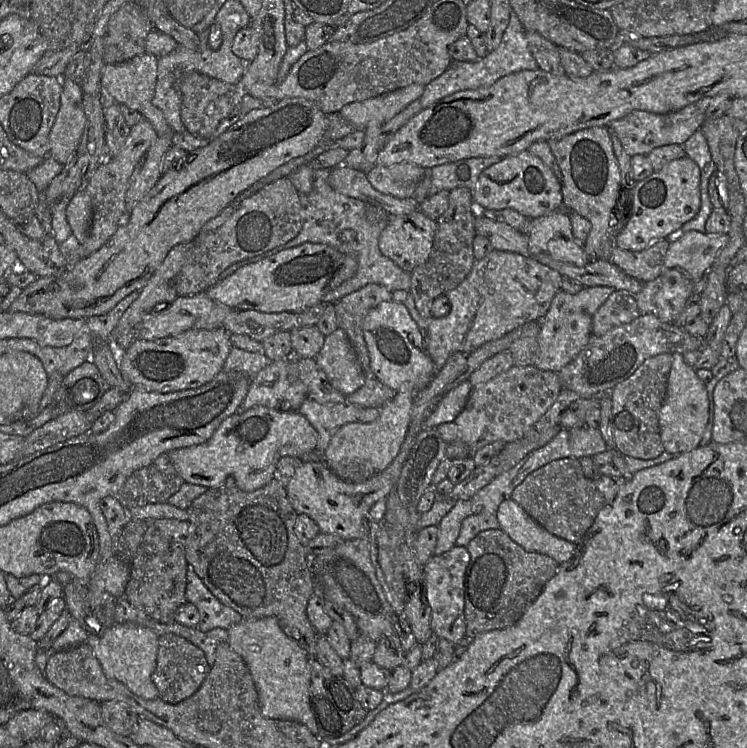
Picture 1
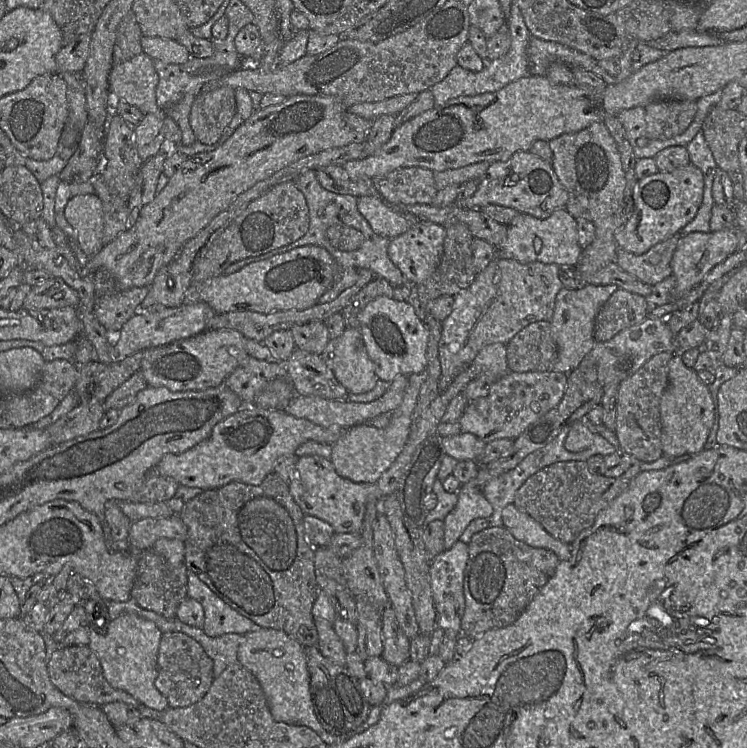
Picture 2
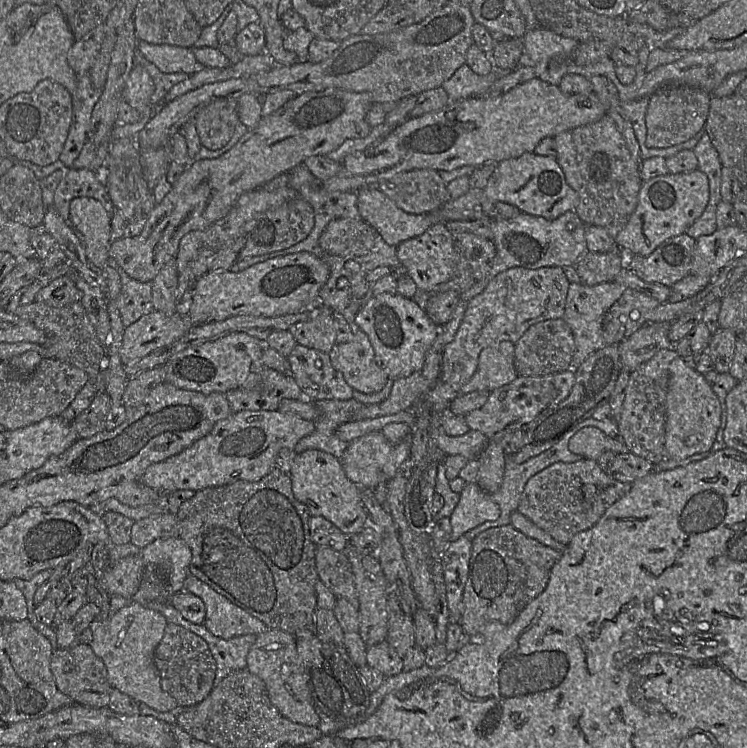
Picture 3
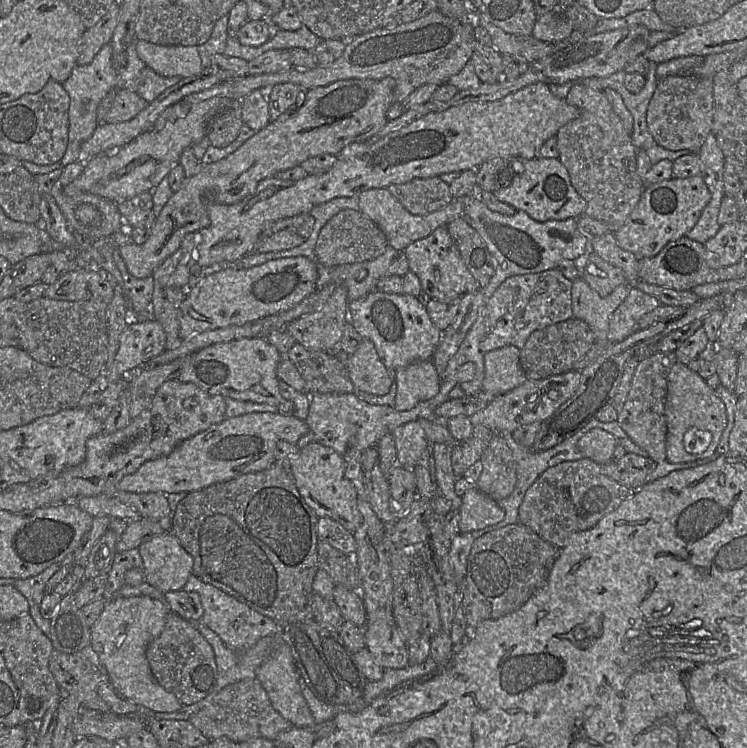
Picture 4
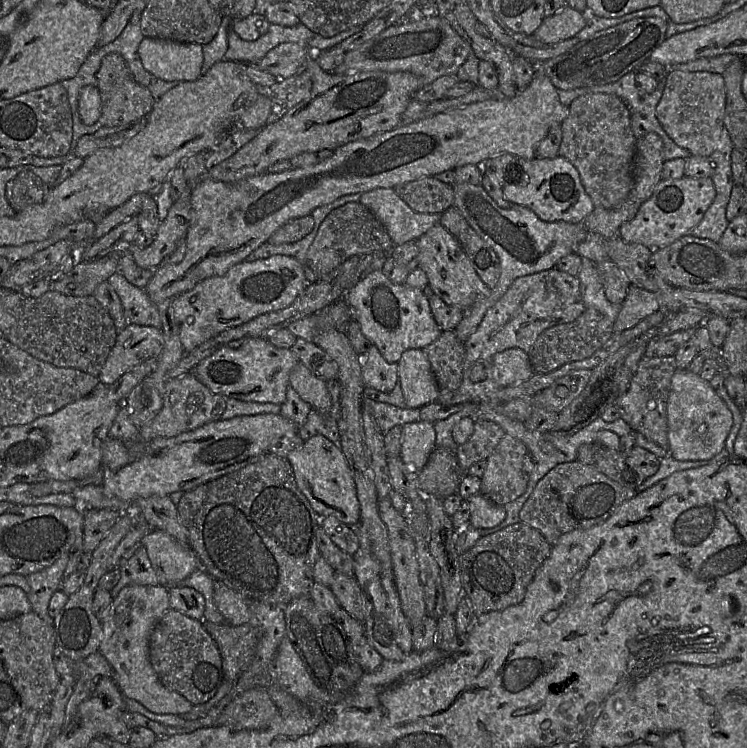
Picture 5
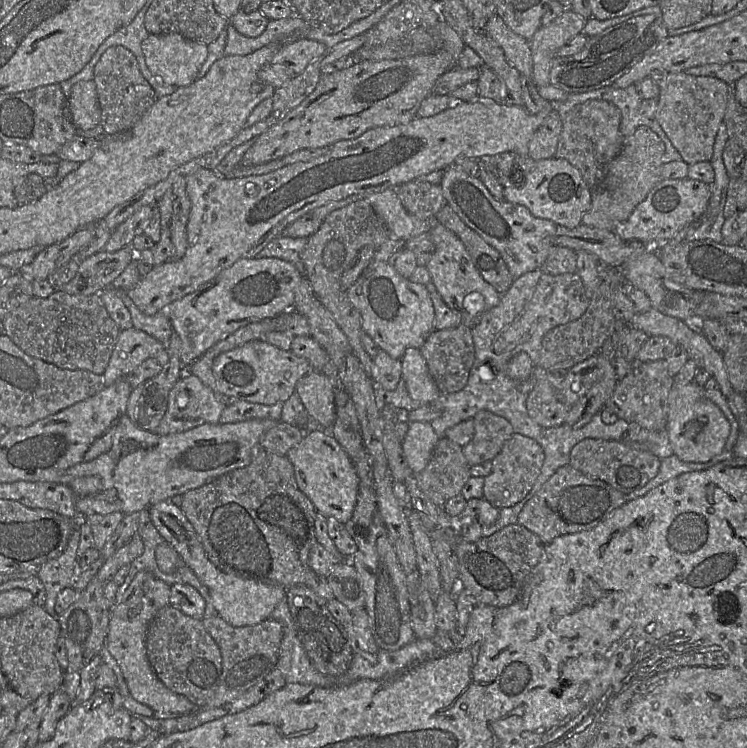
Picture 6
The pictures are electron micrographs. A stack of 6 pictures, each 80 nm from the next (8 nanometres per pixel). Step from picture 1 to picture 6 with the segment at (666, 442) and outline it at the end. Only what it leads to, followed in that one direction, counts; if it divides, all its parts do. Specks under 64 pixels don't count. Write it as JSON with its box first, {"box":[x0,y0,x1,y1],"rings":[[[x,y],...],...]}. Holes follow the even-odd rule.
{"box":[666,382,730,462],"rings":[[[674,382],[668,397],[668,419],[666,430],[670,444],[679,459],[686,462],[707,462],[725,449],[725,444],[730,434],[730,422],[721,409],[704,394],[704,387],[696,382],[678,384]]]}

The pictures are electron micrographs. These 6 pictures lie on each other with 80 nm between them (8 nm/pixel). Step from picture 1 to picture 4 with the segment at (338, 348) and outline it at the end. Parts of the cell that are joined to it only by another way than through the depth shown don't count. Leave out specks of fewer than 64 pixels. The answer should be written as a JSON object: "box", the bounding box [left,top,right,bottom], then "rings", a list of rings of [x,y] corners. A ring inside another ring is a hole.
{"box":[344,339,395,396],"rings":[[[363,339],[356,351],[344,362],[357,390],[382,396],[390,391],[395,381],[395,371],[383,364],[374,344],[368,339]]]}

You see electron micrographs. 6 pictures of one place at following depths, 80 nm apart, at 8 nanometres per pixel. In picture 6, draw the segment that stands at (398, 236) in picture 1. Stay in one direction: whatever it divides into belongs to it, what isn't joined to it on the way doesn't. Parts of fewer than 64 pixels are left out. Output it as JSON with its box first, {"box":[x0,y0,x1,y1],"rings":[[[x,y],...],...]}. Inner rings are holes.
{"box":[426,219,501,328],"rings":[[[434,219],[429,233],[435,245],[435,251],[426,265],[431,275],[431,282],[444,302],[459,313],[461,322],[472,328],[479,323],[485,313],[498,305],[501,294],[483,279],[474,266],[465,245],[455,233]]]}

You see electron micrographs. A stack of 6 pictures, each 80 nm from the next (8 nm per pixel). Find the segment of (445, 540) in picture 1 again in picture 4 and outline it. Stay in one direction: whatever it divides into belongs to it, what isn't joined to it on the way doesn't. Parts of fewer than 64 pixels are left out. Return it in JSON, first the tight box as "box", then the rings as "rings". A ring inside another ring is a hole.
{"box":[459,487,505,533],"rings":[[[478,487],[468,490],[459,508],[460,533],[472,533],[501,522],[505,511]]]}

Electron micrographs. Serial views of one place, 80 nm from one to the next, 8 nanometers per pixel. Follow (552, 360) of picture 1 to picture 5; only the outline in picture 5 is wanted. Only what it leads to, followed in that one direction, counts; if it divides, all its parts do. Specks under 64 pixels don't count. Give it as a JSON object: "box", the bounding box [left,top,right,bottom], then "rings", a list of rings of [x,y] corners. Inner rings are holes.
{"box":[577,258,621,322],"rings":[[[582,258],[577,277],[585,307],[597,310],[611,322],[615,322],[621,305],[613,304],[606,298],[595,263]]]}

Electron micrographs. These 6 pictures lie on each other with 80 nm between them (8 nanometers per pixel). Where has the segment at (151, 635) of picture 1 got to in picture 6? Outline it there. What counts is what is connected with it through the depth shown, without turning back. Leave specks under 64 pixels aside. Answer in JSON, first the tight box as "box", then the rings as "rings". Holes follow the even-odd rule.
{"box":[106,571,196,715],"rings":[[[147,571],[139,572],[124,592],[121,601],[112,609],[106,635],[106,649],[116,660],[131,696],[149,708],[164,713],[186,715],[196,705],[184,695],[165,686],[154,672],[147,655],[146,637],[149,625],[157,612],[169,605],[171,586]]]}

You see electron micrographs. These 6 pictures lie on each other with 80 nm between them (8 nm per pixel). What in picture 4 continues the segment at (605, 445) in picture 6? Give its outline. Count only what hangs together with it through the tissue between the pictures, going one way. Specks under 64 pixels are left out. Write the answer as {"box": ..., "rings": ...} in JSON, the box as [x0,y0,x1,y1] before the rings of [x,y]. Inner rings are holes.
{"box":[600,453,657,489],"rings":[[[626,453],[618,462],[600,465],[601,472],[622,486],[640,489],[657,466],[649,457]]]}

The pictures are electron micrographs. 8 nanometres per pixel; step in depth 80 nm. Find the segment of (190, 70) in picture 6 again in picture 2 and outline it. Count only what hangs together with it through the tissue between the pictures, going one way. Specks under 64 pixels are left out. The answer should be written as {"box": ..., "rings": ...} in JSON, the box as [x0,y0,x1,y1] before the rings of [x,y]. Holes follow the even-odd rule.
{"box":[141,36,191,64],"rings":[[[143,36],[141,46],[143,53],[166,64],[183,64],[191,57],[183,45],[169,38]]]}

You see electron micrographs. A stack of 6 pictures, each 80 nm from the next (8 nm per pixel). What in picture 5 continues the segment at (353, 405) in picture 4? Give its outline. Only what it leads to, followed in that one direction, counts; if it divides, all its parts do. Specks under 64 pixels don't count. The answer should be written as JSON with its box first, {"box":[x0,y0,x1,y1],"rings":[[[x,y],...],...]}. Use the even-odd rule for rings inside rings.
{"box":[298,379,422,444],"rings":[[[337,379],[327,382],[331,396],[331,408],[326,413],[320,413],[313,408],[307,416],[305,424],[298,430],[298,434],[307,441],[315,435],[322,435],[335,444],[340,444],[338,421],[341,416],[340,393],[341,386]],[[363,399],[362,409],[371,413],[384,435],[394,426],[422,421],[420,420],[420,408],[399,408],[387,403]]]}

